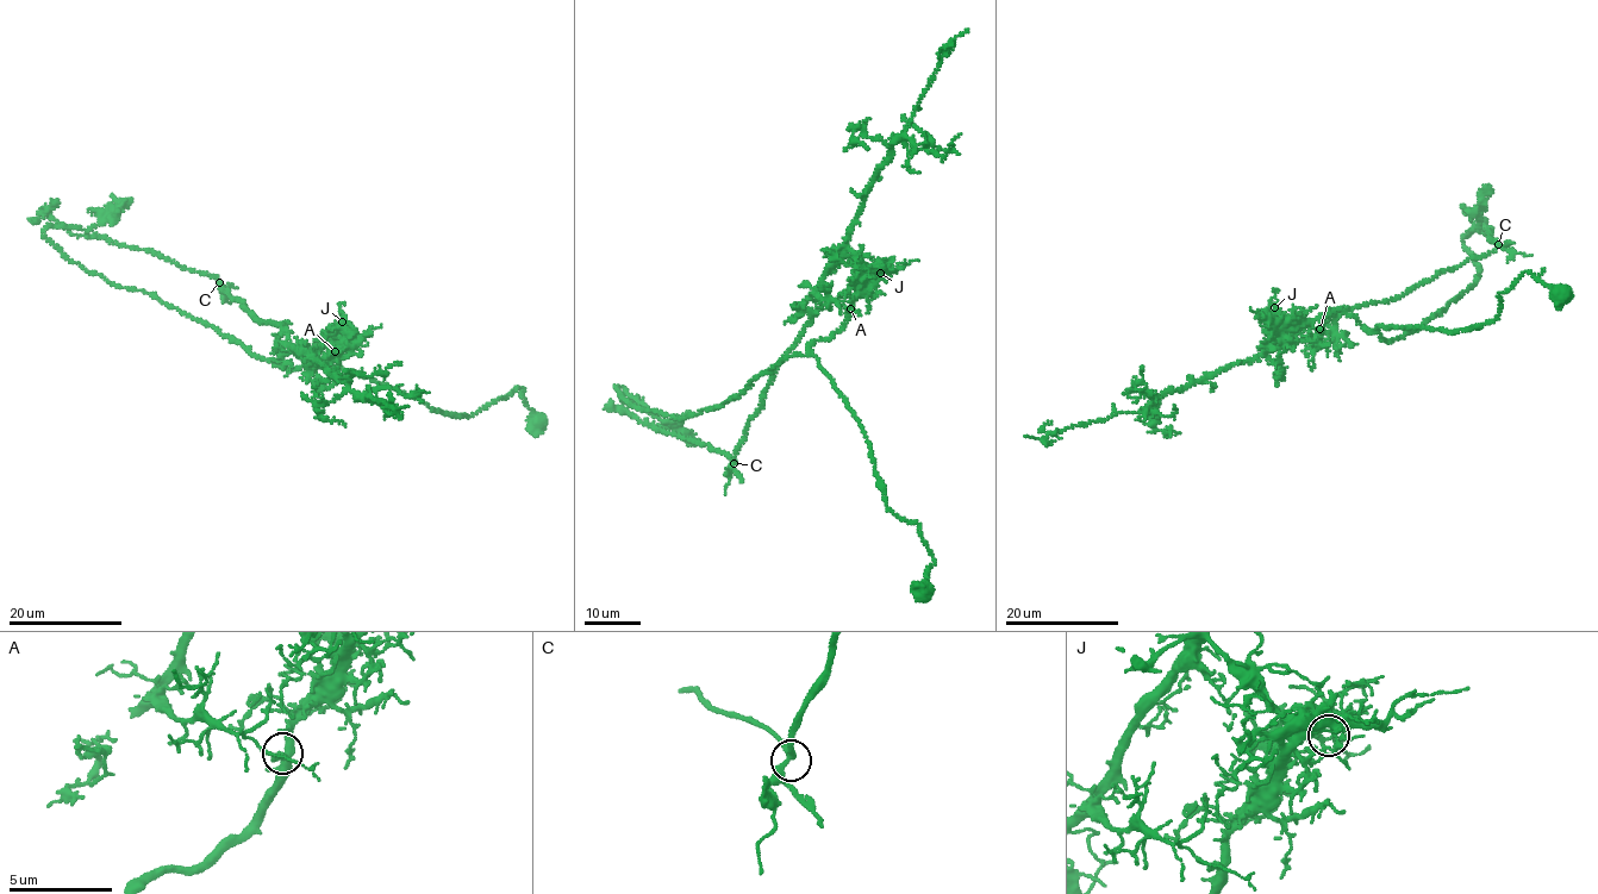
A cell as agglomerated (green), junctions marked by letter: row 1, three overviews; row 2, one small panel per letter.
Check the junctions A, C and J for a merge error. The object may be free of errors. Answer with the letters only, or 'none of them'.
A

